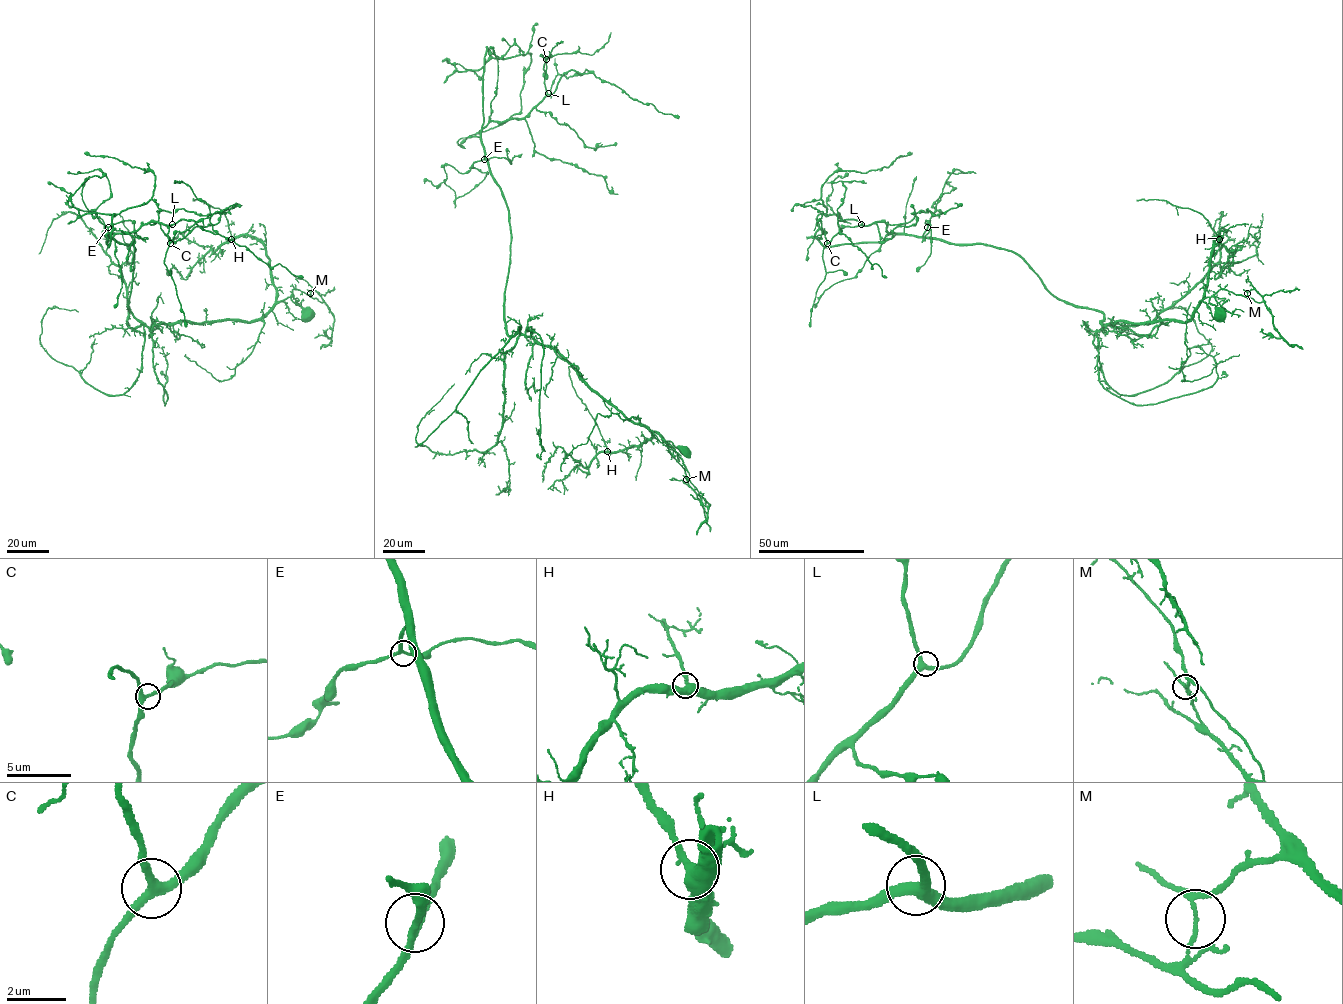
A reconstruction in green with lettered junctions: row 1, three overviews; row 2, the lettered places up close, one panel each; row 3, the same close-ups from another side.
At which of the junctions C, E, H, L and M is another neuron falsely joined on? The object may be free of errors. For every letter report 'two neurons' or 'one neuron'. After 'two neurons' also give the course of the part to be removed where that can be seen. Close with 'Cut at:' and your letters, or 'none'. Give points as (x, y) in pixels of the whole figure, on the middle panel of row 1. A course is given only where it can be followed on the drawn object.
C: one neuron
E: one neuron
H: one neuron
L: one neuron
M: two neurons; course (686, 479), (710, 504), (707, 518), (696, 535)
Cut at: M

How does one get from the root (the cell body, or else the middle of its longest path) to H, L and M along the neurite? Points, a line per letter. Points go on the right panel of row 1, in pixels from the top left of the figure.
H: (1219, 312), (1209, 297), (1199, 302), (1207, 282), (1214, 239), (1217, 236), (1219, 239)
L: (1219, 312), (1205, 297), (1184, 321), (1103, 326), (1101, 312), (1057, 299), (1010, 251), (861, 224)
M: (1219, 312), (1209, 302), (1209, 298), (1218, 290), (1224, 289), (1245, 297), (1247, 293)

